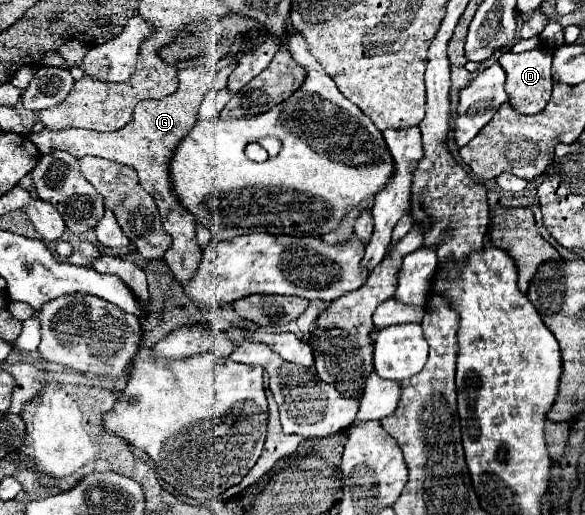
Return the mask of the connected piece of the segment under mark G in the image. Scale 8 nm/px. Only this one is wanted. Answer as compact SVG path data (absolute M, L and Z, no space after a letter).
M230 64L222 70L204 70L204 68L188 68L178 72L178 90L162 100L144 100L138 102L134 108L132 120L120 128L118 132L94 132L94 130L80 130L80 128L64 128L64 130L42 130L28 134L28 140L34 142L34 146L40 150L40 154L50 154L54 150L66 150L74 158L82 158L86 154L108 158L120 164L126 164L136 170L142 188L154 198L164 230L172 236L172 244L168 246L164 254L164 262L168 264L172 276L178 284L190 282L190 278L196 274L196 268L202 258L202 250L196 244L196 222L194 216L186 212L186 208L176 200L170 174L168 174L168 162L178 146L178 142L186 136L190 126L198 120L198 106L208 90L214 88L226 88L230 72L236 68L236 64Z

